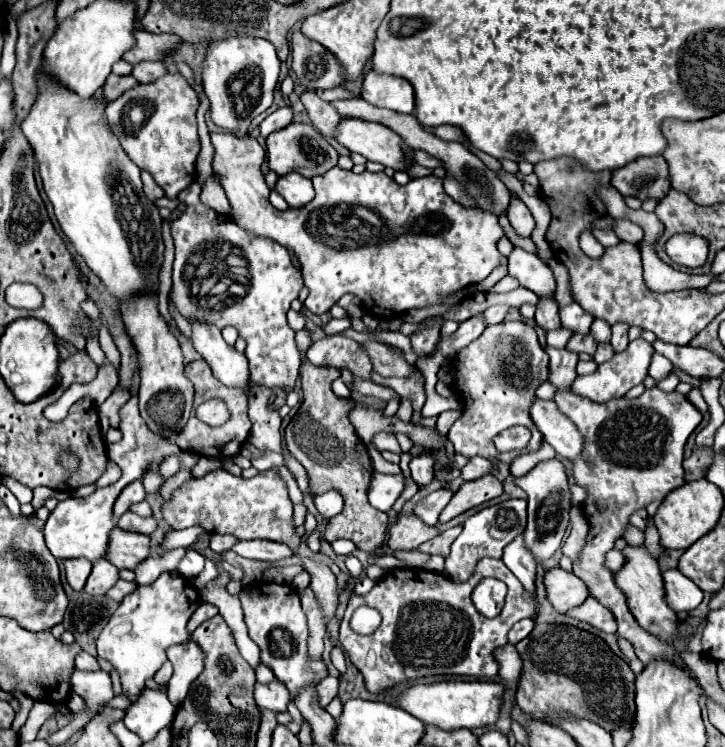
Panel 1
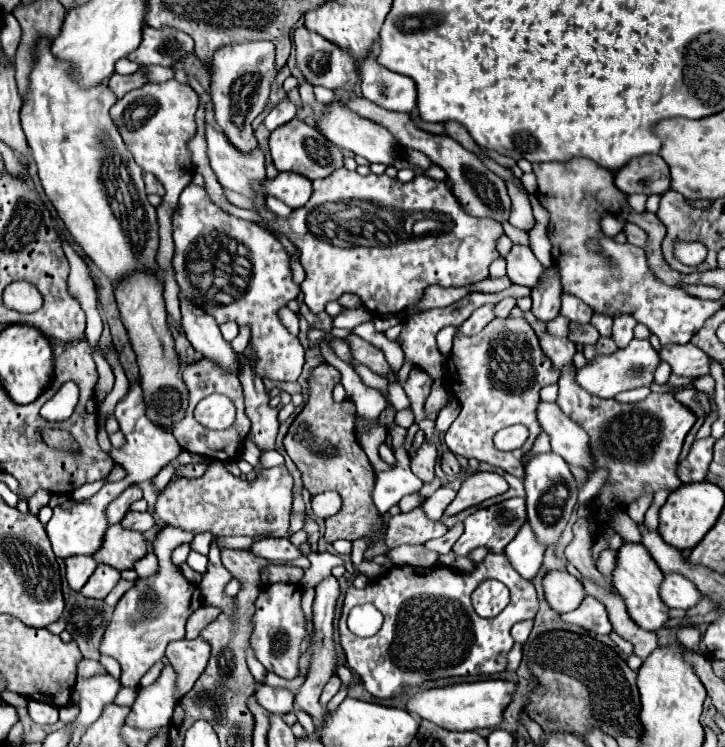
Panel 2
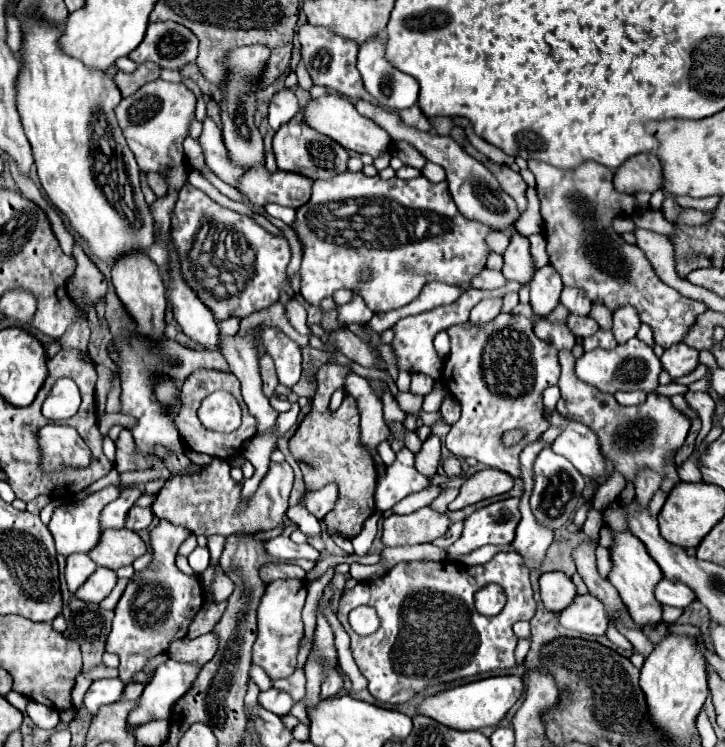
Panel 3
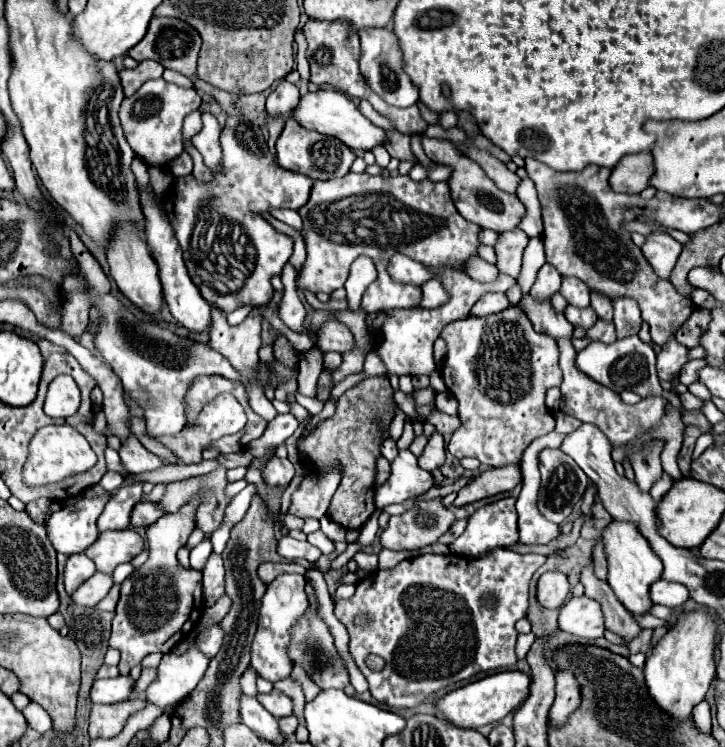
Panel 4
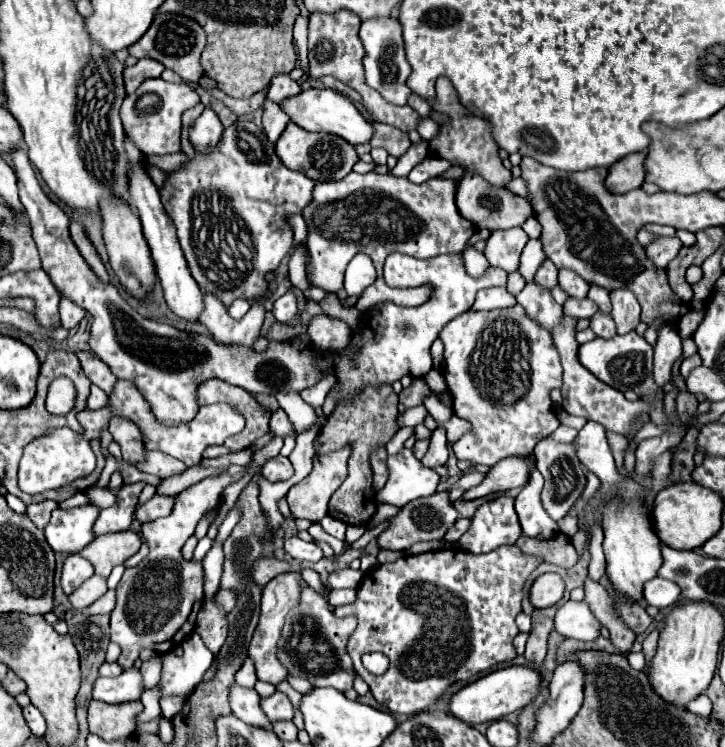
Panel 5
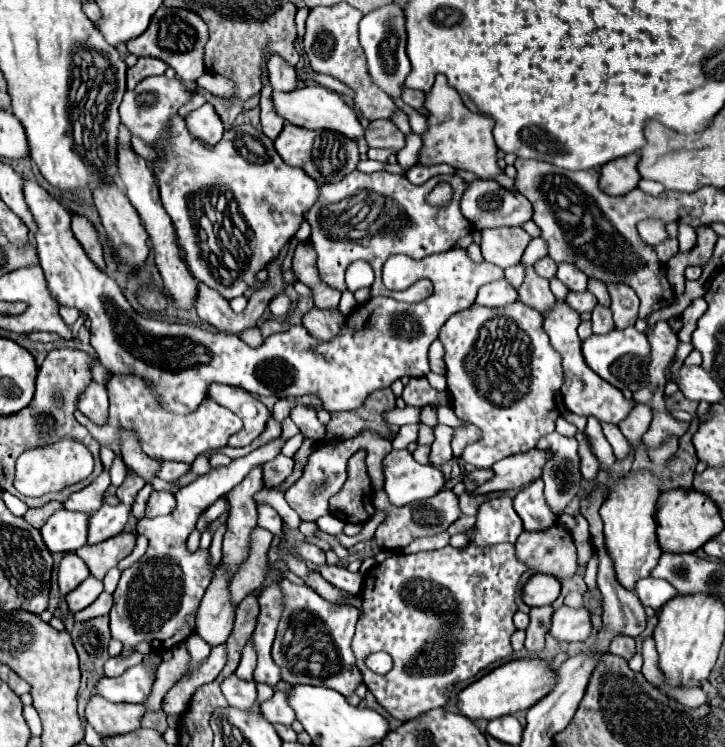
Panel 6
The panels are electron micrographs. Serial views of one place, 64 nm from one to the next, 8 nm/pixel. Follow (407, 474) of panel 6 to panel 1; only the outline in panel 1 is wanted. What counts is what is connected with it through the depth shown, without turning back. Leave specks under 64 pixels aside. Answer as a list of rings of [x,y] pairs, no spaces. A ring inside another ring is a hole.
[[[374,474],[370,480],[370,488],[368,488],[368,500],[376,510],[388,512],[392,504],[396,502],[396,498],[400,496],[402,488],[404,488],[402,476]]]

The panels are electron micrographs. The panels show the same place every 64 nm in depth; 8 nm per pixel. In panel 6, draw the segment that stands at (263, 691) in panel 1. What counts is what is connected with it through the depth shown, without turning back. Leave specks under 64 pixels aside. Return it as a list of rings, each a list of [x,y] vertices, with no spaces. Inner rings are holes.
[[[274,692],[274,696],[270,698],[270,700],[266,700],[264,704],[260,704],[260,710],[262,710],[262,714],[264,714],[264,718],[268,720],[268,722],[272,722],[272,724],[286,724],[286,726],[290,726],[292,722],[294,722],[294,712],[292,712],[292,708],[290,708],[290,704],[288,704],[288,696],[286,696],[286,692]]]

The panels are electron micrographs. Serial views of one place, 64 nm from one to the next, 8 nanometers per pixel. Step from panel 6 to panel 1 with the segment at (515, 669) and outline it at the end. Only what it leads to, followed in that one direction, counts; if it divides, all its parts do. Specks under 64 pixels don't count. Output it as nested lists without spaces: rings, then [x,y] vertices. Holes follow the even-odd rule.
[[[442,680],[432,684],[412,684],[410,688],[400,692],[396,704],[408,714],[420,718],[424,724],[432,724],[442,730],[458,730],[458,728],[472,730],[472,728],[492,726],[498,720],[502,694],[504,694],[504,686],[498,682]]]

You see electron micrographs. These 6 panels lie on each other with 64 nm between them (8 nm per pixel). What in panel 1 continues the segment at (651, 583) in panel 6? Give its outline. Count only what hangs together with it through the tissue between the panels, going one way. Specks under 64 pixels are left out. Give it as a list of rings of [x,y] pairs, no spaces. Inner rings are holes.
[[[666,570],[662,574],[662,578],[664,578],[666,602],[672,610],[690,612],[702,602],[702,598],[704,598],[702,590],[690,578],[680,574],[678,570]]]

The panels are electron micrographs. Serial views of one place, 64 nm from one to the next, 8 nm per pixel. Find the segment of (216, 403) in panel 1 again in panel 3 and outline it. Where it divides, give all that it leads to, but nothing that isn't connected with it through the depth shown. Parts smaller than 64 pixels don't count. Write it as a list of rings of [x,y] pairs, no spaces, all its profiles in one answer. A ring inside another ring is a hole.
[[[214,392],[202,400],[200,422],[216,432],[232,432],[240,426],[240,406],[228,392]]]

